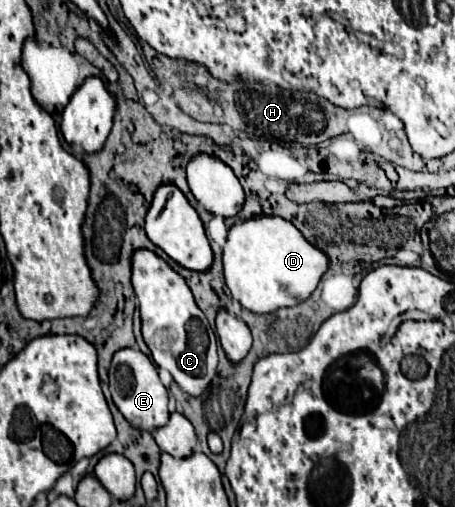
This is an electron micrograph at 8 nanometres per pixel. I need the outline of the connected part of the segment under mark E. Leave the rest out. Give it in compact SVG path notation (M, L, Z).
M121 349L113 355L113 363L109 369L109 389L113 403L121 411L121 415L129 421L131 427L139 431L155 431L169 421L167 411L167 389L159 381L157 369L139 349Z

